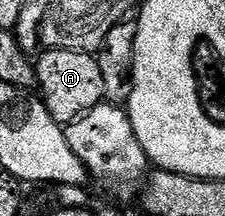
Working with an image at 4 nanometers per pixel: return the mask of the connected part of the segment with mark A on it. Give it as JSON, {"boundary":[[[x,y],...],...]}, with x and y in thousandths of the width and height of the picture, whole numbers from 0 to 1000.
{"boundary":[[[222,222],[173,245],[169,426],[213,519],[276,583],[324,574],[462,463],[462,366],[422,255],[289,222]]]}

